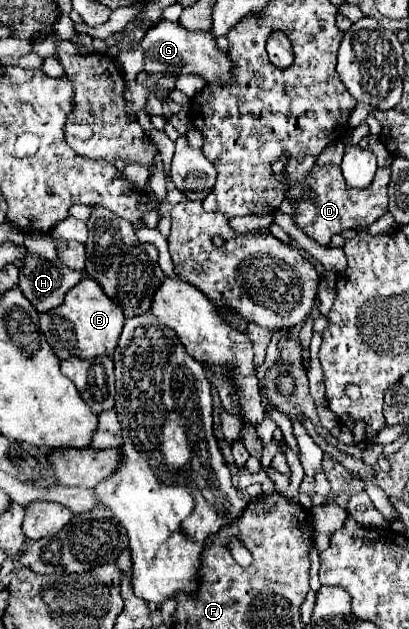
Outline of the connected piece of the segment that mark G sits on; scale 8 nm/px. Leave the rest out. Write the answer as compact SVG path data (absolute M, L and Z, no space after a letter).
M160 20L154 28L146 32L138 50L120 52L118 66L126 82L136 80L136 74L146 70L148 74L196 74L206 84L210 82L218 82L224 86L234 84L234 62L230 60L228 52L222 52L218 48L212 30L190 32L178 22L166 22L166 20Z

